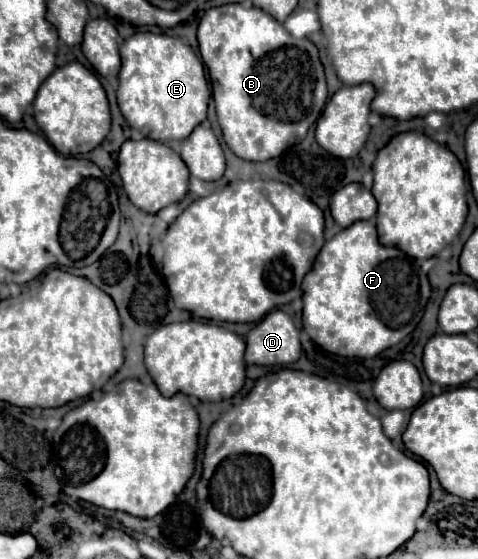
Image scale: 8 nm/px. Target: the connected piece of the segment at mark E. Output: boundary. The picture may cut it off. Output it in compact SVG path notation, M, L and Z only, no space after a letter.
M137 32L123 42L117 104L127 124L145 138L157 142L187 138L205 120L209 96L203 62L181 38Z

